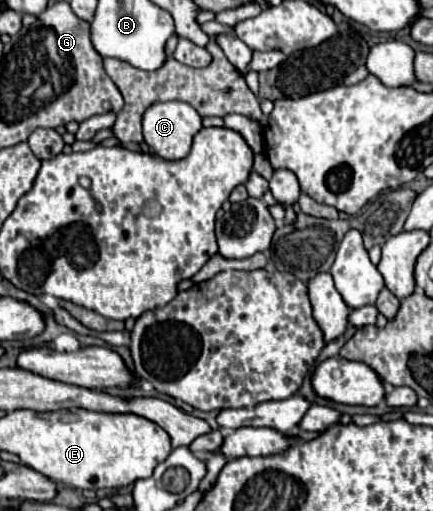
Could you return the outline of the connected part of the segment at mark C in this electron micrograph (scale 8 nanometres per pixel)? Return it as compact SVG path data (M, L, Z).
M160 101L146 109L144 119L142 119L142 129L144 129L146 145L156 155L160 155L162 159L168 159L168 161L176 161L176 159L182 159L188 155L192 137L202 129L202 117L188 103L182 103L182 101L164 101L162 103Z

